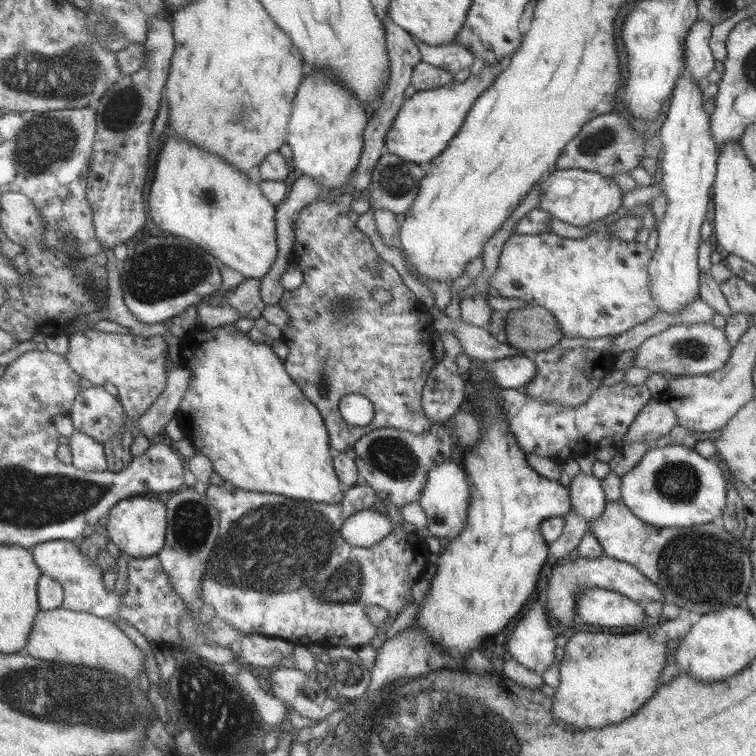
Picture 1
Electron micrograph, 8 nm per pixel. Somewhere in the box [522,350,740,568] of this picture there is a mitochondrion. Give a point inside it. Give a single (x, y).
(679, 482)

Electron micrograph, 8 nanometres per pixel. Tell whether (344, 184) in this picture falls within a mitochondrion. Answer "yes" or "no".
no

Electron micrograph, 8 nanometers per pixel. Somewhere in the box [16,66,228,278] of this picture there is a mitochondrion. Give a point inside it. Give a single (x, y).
(126, 101)

